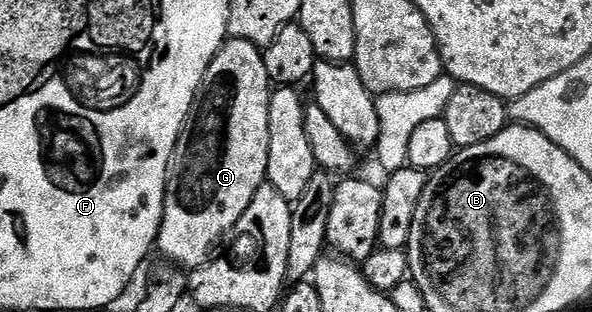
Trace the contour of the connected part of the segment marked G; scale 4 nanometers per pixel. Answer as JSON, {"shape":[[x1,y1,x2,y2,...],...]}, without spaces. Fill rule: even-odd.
{"shape":[[226,40,203,76,177,147,173,150,173,161,169,163,169,183,165,185,165,211,156,245,156,249,162,250,165,253,162,255,168,261,182,268,206,266,218,253,217,245,226,241,227,235,237,225,243,212,247,212,247,204,255,200,255,192,266,185,270,95,271,83,267,76,264,53,247,40]]}

